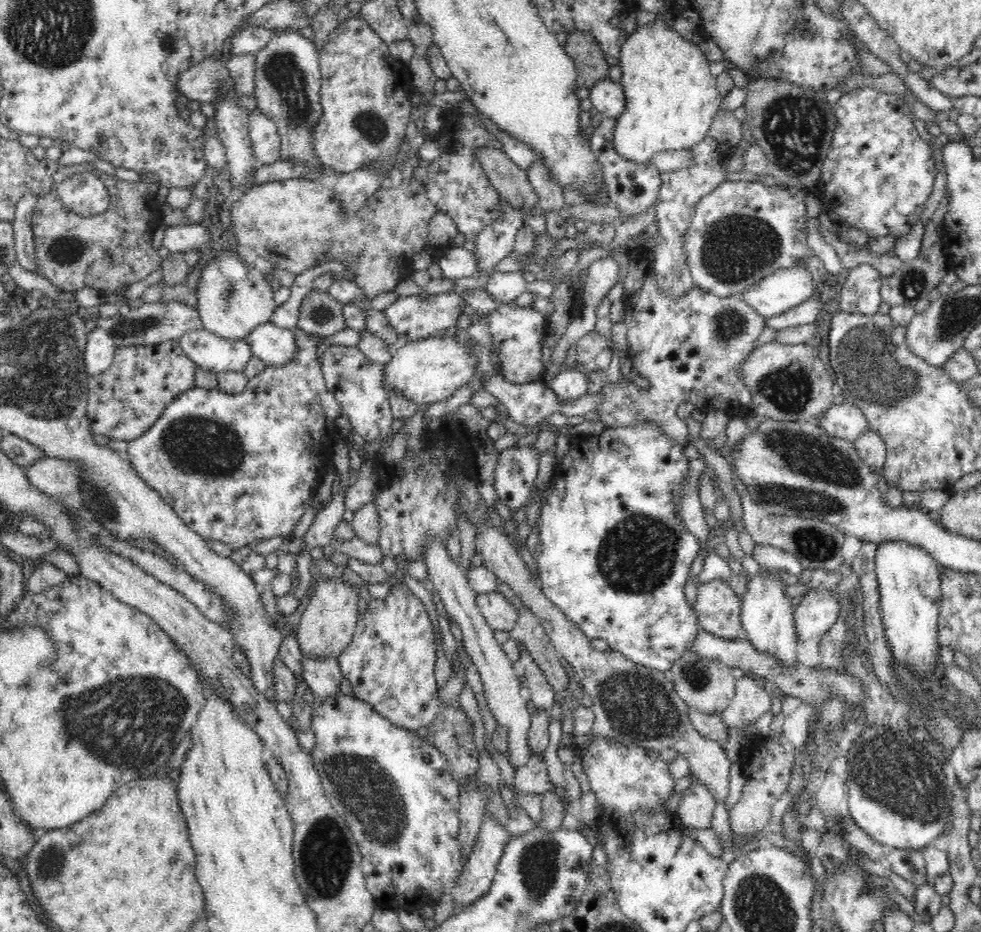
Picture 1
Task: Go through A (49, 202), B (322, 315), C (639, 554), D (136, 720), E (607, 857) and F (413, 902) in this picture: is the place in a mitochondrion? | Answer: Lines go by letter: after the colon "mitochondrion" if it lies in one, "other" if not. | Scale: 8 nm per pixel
A: other
B: mitochondrion
C: mitochondrion
D: mitochondrion
E: other
F: other

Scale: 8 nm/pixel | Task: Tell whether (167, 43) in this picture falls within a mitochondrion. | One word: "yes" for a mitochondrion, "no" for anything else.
yes

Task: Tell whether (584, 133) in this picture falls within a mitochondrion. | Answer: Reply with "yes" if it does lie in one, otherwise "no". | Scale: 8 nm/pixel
no

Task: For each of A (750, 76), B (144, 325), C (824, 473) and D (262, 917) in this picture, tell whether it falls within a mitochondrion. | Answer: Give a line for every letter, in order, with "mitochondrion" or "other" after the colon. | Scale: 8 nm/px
A: other
B: mitochondrion
C: mitochondrion
D: other

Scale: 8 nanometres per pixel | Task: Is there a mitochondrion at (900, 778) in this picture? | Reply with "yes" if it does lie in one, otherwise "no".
yes

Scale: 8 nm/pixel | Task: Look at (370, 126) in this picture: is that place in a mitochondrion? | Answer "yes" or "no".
yes

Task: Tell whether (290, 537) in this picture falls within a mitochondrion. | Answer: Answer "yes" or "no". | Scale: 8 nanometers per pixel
no

